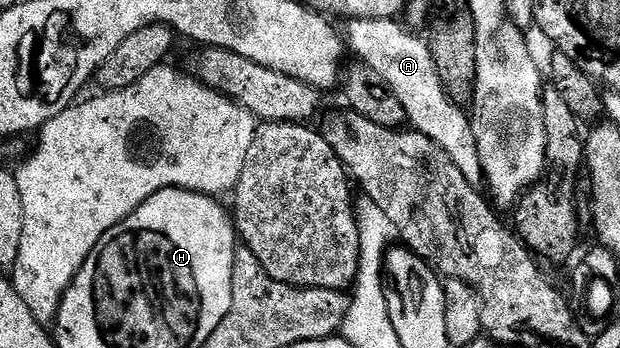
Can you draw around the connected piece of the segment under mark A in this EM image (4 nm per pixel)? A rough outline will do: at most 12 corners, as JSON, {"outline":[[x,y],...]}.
{"outline":[[348,19],[345,43],[469,185],[484,175],[468,112],[431,44],[395,19]]}

